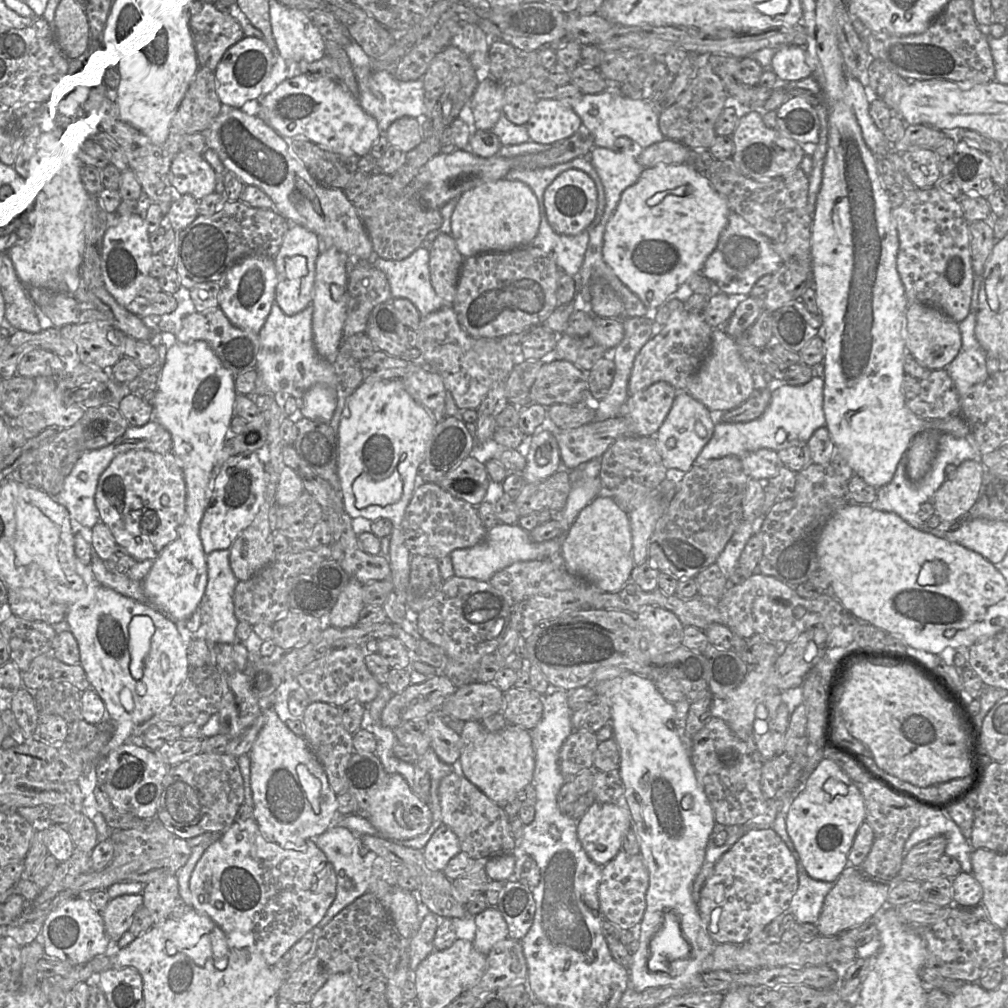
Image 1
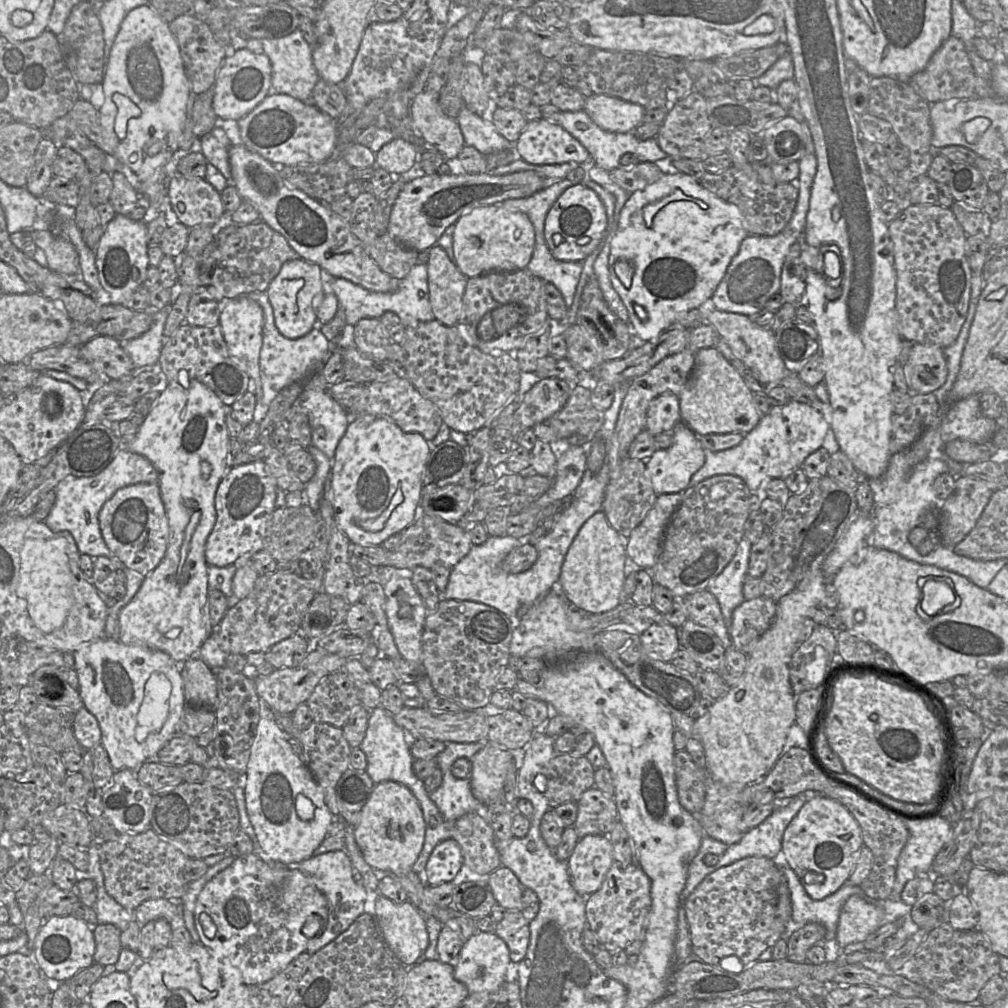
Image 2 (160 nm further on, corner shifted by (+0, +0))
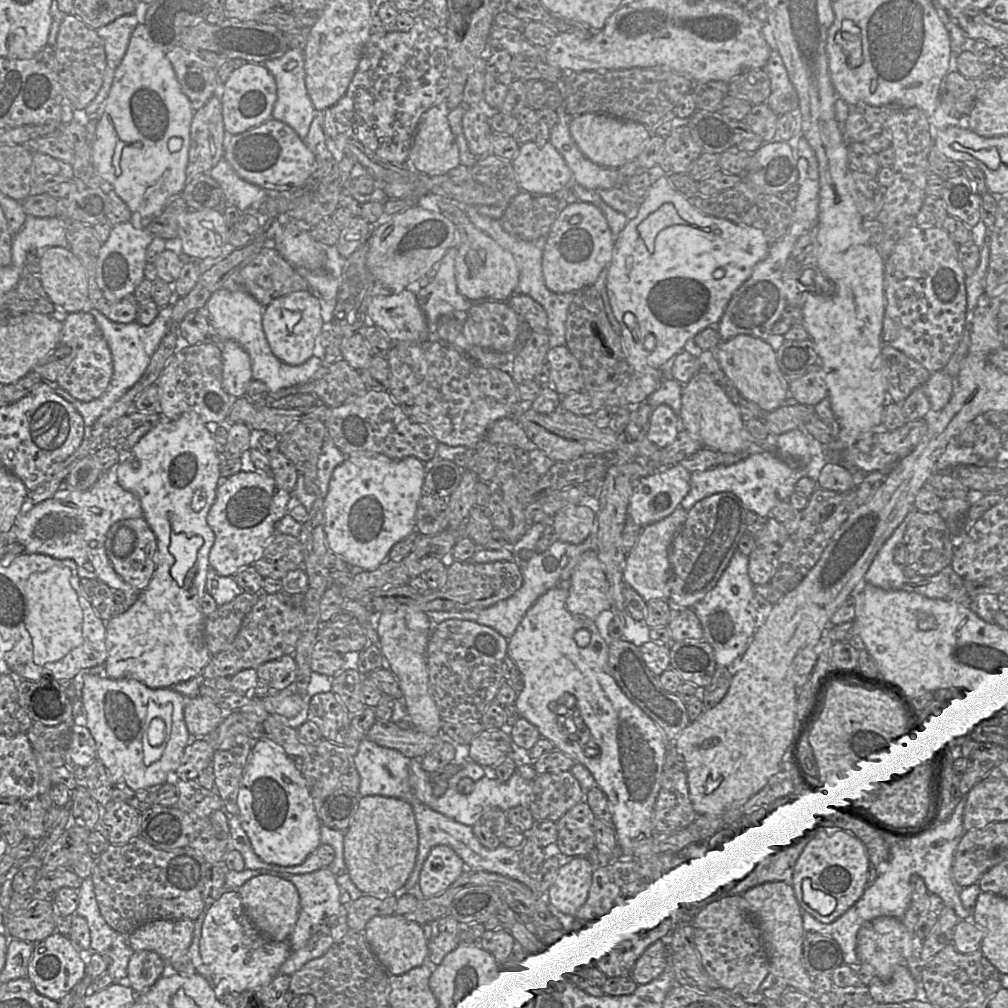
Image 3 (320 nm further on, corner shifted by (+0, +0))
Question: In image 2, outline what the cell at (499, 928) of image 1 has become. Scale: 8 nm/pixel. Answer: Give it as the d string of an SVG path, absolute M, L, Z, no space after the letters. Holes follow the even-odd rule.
M478 931L470 937L460 951L454 965L455 978L463 983L469 994L477 992L497 992L506 981L506 972L511 962L507 944L495 932Z

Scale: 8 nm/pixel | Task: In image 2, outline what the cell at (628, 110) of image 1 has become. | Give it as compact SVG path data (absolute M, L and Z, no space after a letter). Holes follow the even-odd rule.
M551 103L545 105L541 109L541 115L544 115L545 118L551 123L563 127L583 145L583 147L588 151L595 165L610 173L620 166L620 158L625 153L634 154L638 161L654 162L657 165L669 165L673 161L659 147L656 138L640 140L636 137L634 131L628 133L614 133L605 131L592 122L584 109L575 112L563 112L558 110Z

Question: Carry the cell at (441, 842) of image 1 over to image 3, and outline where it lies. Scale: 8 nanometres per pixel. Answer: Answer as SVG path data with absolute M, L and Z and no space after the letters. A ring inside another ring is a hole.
M446 845L433 848L420 873L419 886L425 899L444 894L467 870L459 855Z

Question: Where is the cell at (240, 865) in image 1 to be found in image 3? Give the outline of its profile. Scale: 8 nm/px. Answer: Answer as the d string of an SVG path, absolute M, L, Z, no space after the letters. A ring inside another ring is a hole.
M238 891L223 892L208 908L201 928L199 948L201 958L212 976L218 999L226 995L240 997L268 986L291 954L289 940L273 941L253 926Z

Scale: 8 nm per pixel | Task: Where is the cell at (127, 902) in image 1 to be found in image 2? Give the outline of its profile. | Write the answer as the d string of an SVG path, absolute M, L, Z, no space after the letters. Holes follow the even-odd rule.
M99 924L94 928L94 962L102 966L115 964L122 948L121 931L113 924Z

